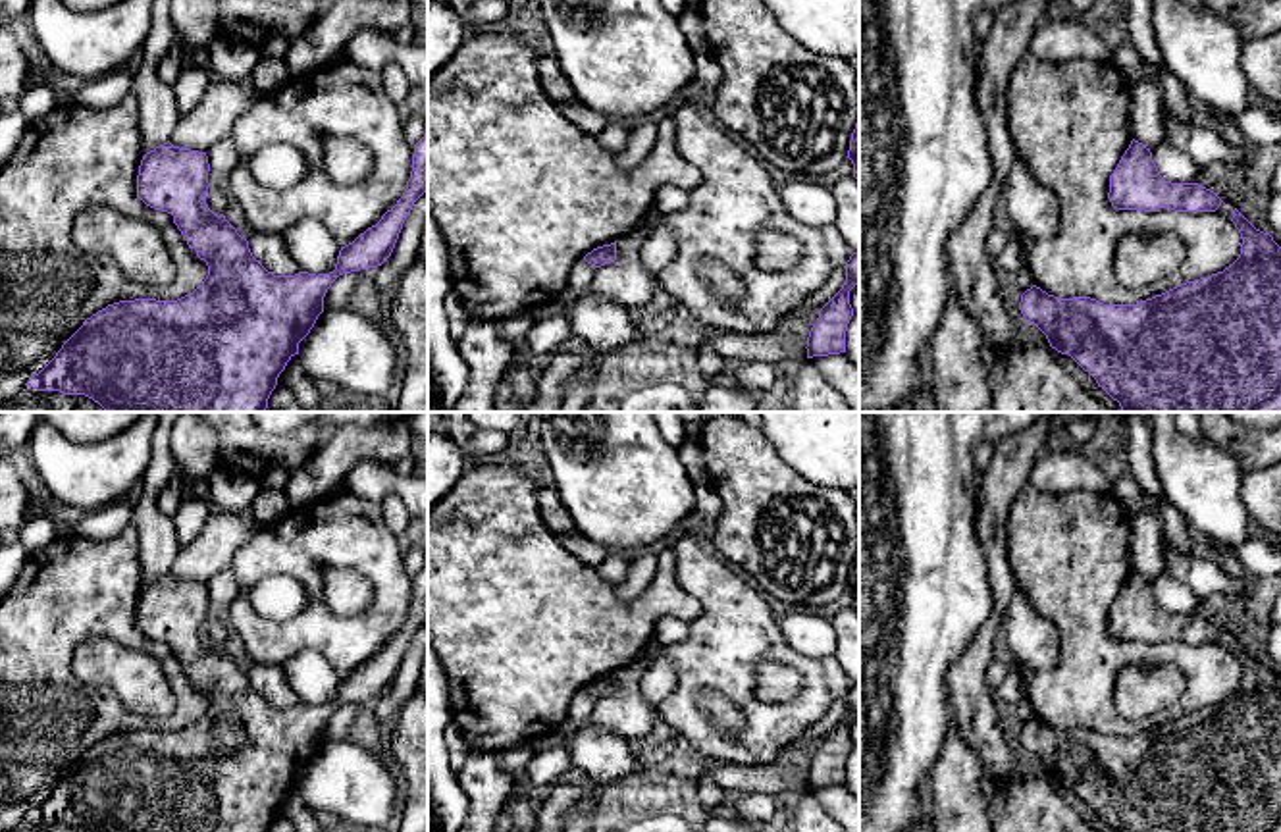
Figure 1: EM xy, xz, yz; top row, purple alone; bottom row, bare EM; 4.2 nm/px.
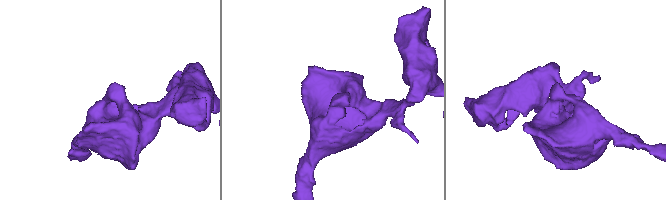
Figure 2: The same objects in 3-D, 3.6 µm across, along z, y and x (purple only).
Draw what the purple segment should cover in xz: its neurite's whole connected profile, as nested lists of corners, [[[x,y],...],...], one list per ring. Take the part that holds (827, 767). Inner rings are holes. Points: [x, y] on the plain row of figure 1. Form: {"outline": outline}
{"outline": [[[859,684],[846,693],[842,720],[819,741],[807,768],[807,790],[846,784],[846,763],[853,747],[850,722],[859,715]]]}

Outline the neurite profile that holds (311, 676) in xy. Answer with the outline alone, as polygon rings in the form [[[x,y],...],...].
[[[301,651],[281,668],[302,703],[320,707],[335,701],[341,676],[318,651]]]

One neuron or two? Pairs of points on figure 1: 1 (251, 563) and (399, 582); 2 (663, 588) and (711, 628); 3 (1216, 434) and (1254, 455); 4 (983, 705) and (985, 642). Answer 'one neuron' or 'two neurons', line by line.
1: one neuron
2: two neurons
3: one neuron
4: one neuron

